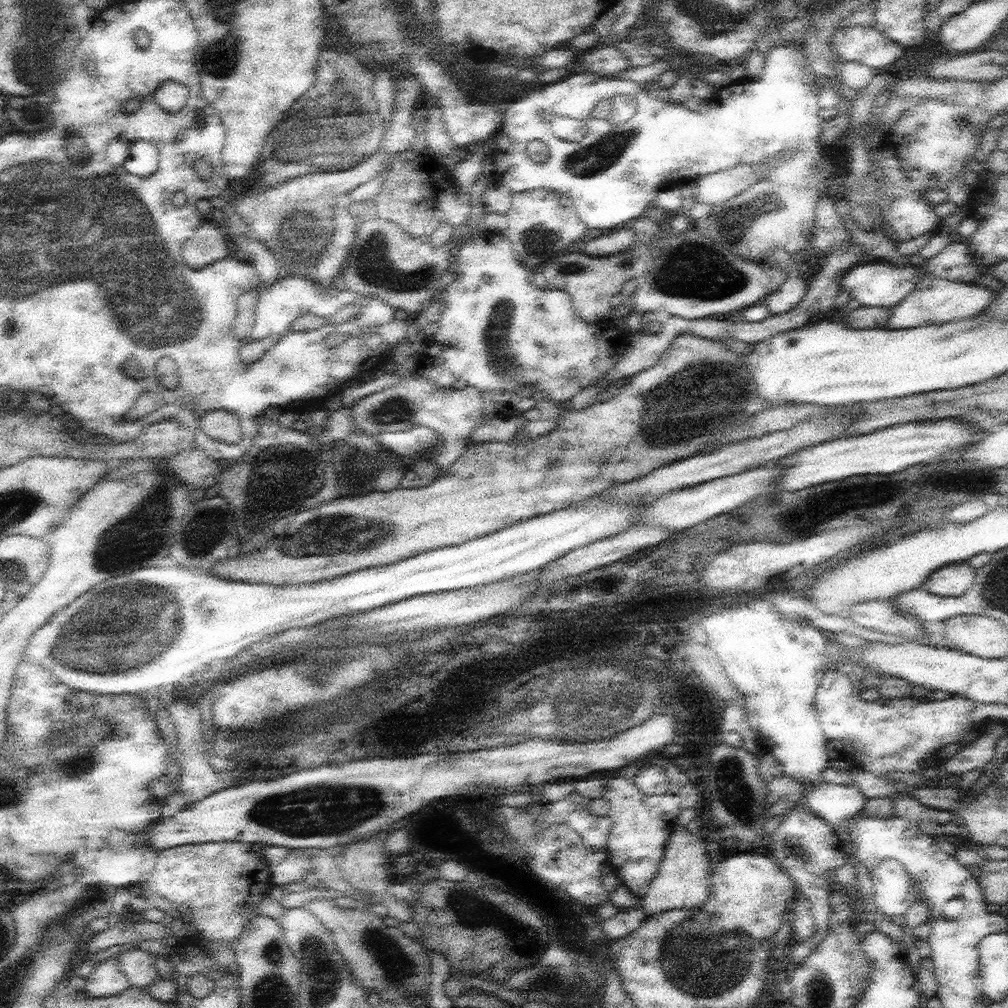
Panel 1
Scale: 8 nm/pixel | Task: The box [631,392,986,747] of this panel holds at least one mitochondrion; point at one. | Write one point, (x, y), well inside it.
(655, 434)

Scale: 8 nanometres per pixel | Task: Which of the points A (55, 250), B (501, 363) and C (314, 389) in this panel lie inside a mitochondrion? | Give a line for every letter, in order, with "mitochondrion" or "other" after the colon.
A: mitochondrion
B: mitochondrion
C: other

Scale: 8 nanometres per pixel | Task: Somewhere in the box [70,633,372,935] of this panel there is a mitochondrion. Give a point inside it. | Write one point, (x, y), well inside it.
(307, 814)

